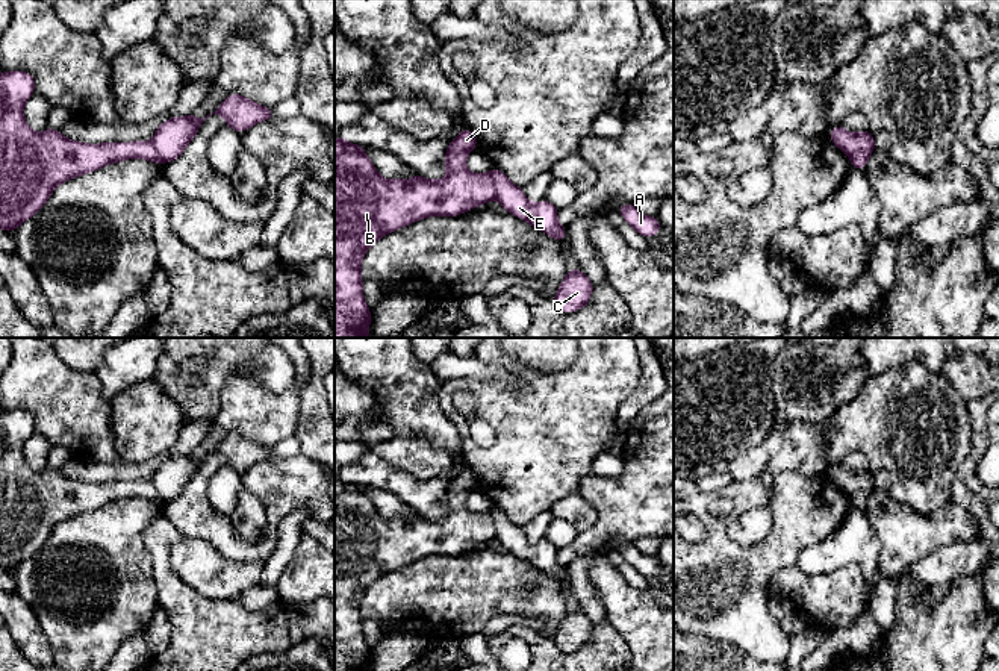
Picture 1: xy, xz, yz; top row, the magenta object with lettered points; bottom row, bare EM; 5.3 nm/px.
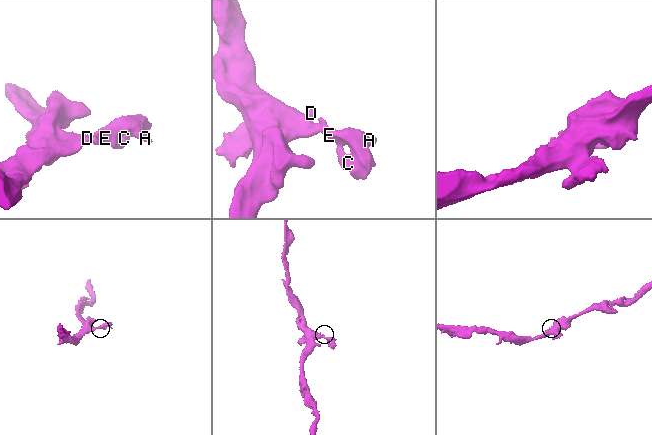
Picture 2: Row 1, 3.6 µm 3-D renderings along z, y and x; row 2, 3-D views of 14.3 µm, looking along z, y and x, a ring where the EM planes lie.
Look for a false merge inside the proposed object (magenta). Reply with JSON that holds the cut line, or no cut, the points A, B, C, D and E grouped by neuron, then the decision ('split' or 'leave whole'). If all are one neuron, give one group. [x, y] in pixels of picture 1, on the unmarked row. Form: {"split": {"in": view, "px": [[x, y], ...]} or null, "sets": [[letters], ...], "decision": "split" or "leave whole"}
{"split": {"in": "xz", "px": [[489, 512], [494, 521], [494, 536]]}, "sets": [["A", "C", "E"], ["B", "D"]], "decision": "split"}

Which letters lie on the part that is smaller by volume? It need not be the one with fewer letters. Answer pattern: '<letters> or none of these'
A, C, E

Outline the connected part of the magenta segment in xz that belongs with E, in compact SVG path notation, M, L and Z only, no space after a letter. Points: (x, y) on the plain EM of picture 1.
M492 507L490 515L495 523L493 538L501 542L501 545L518 557L525 559L528 563L537 570L548 573L557 580L566 579L566 566L557 562L559 548L546 541L530 542L522 532L522 527L513 524L507 515L498 509Z

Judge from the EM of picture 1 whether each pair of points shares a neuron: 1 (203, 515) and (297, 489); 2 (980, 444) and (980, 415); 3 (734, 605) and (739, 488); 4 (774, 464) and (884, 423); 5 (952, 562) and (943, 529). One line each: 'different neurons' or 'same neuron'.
1: same neuron
2: same neuron
3: same neuron
4: same neuron
5: different neurons

